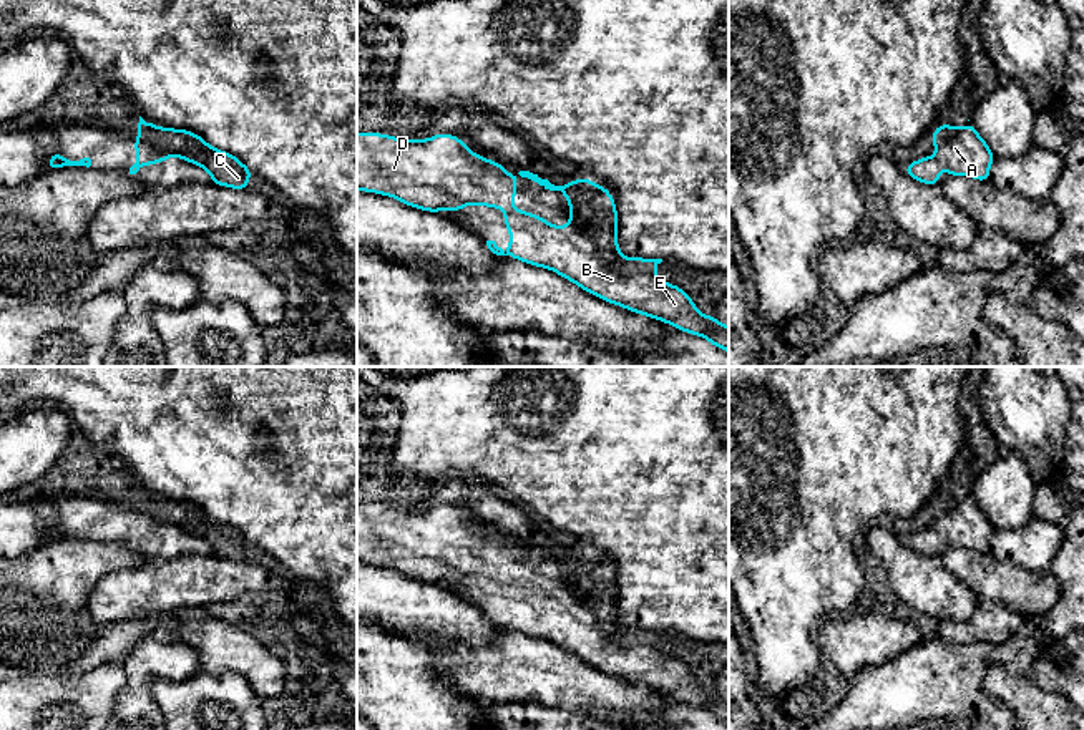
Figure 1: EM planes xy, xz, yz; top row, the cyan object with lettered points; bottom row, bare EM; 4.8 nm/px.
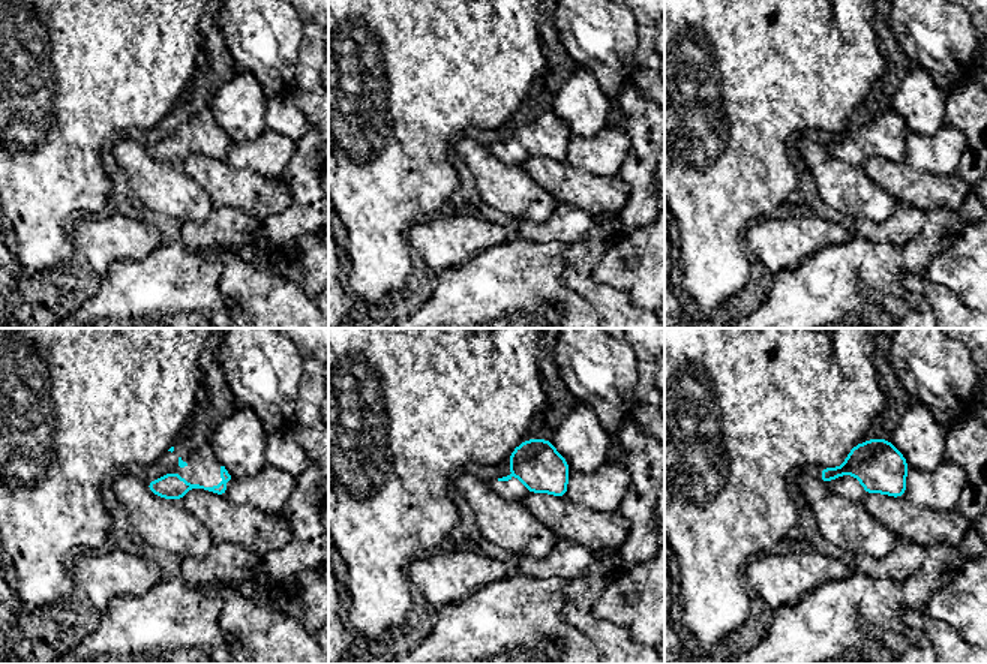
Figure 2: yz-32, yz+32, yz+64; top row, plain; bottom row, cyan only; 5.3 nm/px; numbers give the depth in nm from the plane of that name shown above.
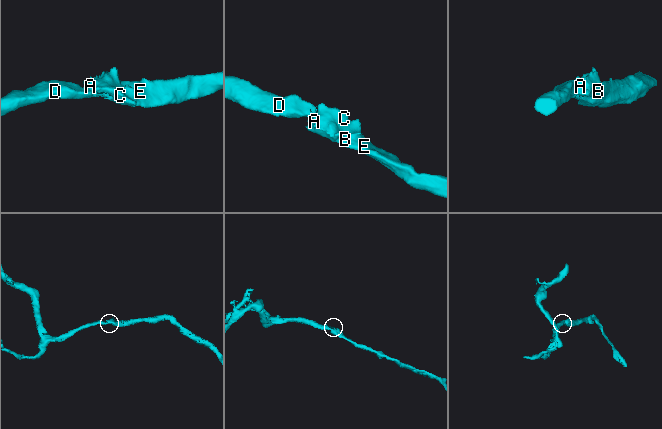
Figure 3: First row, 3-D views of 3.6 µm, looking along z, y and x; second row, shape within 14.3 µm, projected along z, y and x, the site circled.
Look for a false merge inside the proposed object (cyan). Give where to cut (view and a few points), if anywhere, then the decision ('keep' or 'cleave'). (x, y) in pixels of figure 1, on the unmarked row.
no cut | keep

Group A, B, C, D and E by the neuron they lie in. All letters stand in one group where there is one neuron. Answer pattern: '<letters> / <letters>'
A B C D E

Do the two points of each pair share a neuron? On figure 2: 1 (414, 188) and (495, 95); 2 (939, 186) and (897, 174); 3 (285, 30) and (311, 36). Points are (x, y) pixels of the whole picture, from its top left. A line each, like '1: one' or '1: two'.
1: one
2: one
3: two

